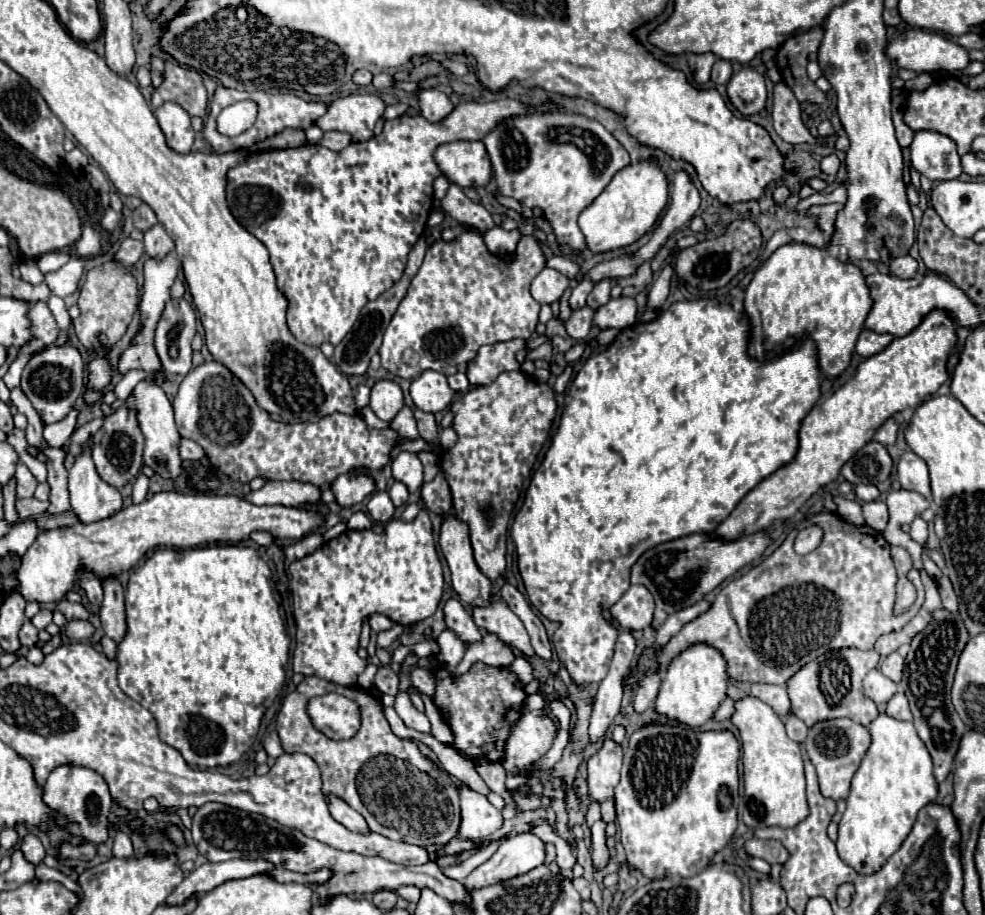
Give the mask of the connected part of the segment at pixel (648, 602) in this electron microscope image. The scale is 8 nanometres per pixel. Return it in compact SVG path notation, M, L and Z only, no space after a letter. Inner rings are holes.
M631 585L623 597L609 607L611 617L629 631L641 631L649 627L655 611L653 595L643 585Z

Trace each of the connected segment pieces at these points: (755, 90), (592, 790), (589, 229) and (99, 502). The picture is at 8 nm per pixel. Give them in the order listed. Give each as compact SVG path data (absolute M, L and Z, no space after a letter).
M743 67L739 73L735 73L727 83L727 95L733 107L749 117L753 113L759 113L767 103L767 87L765 77L757 73L751 67Z
M605 739L603 747L587 761L589 767L589 795L601 803L613 799L619 783L619 771L623 761L623 749L613 739Z
M641 159L617 171L603 193L579 215L579 227L593 253L621 249L643 237L667 205L669 181L657 159Z
M89 437L83 451L75 457L73 467L69 469L71 509L77 513L81 523L93 523L111 517L123 507L121 493L99 477L91 457L91 447L93 437Z

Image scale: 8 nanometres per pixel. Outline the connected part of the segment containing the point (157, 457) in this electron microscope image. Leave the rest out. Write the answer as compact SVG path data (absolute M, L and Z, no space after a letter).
M143 379L135 385L135 389L123 401L123 405L127 409L135 409L135 413L137 413L139 429L145 437L145 453L143 453L145 465L149 465L161 477L167 477L167 479L177 477L181 473L181 457L179 457L181 435L177 433L175 419L173 419L173 407L171 407L171 401L167 399L165 391L153 379Z

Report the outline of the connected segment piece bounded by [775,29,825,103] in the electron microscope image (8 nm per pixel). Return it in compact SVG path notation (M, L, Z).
M811 29L799 35L789 37L775 55L777 69L783 77L783 81L793 89L795 97L803 103L823 103L825 93L817 89L817 85L807 77L807 55L811 51L817 51L823 39L823 29Z

